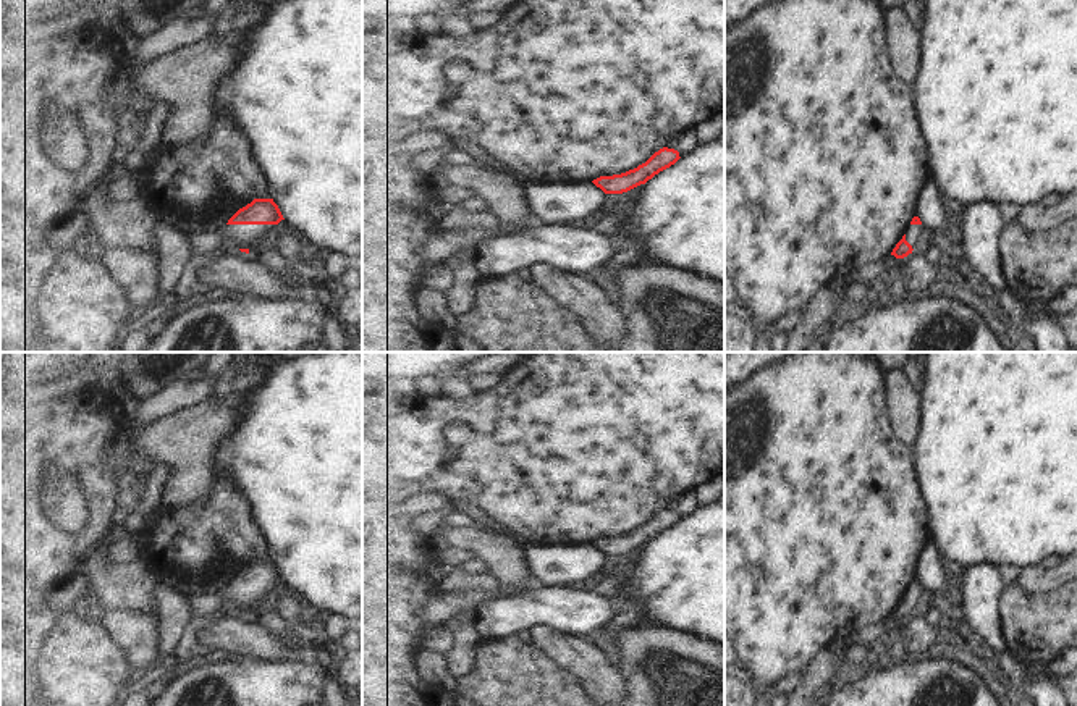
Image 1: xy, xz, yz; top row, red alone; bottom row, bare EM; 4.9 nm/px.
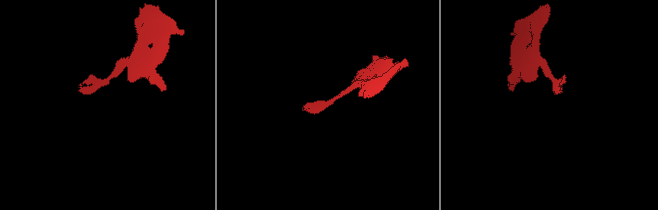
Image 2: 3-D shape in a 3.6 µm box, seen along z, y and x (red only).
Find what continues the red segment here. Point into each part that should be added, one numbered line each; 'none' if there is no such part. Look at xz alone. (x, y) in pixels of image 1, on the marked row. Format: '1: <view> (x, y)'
none

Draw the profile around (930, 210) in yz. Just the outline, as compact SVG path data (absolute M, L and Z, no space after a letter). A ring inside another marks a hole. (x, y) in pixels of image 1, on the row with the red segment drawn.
M928 166L925 184L919 195L917 216L922 225L933 226L936 233L944 233L949 226L944 199L931 166Z

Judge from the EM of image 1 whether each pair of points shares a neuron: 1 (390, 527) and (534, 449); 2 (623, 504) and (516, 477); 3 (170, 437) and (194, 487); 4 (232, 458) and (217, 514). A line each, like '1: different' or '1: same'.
1: different
2: same
3: same
4: different

